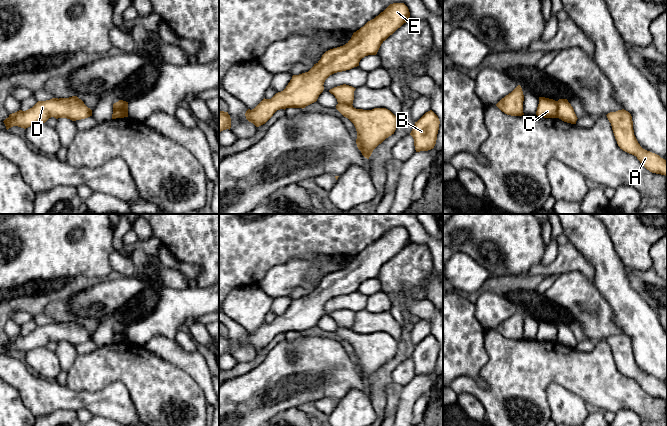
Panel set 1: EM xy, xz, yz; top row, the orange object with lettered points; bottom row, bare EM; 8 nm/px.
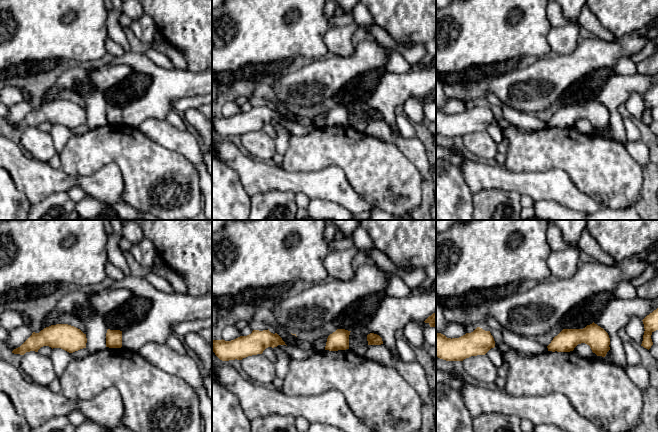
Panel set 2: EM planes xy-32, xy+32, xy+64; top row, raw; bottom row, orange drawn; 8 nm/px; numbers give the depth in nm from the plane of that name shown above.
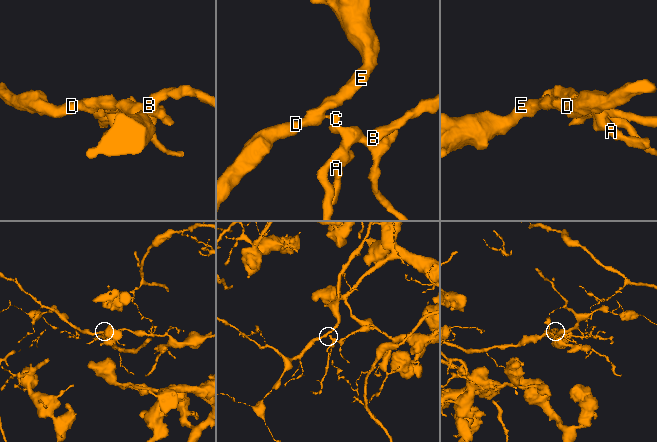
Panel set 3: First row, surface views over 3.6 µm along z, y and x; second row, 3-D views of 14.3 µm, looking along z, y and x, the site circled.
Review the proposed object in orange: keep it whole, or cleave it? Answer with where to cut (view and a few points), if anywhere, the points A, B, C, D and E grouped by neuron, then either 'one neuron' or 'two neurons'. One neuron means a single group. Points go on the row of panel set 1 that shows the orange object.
cut in yz along (556, 101), (557, 117); A B / C D E; two neurons

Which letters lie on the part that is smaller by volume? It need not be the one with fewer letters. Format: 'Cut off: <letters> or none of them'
Cut off: C, D, E

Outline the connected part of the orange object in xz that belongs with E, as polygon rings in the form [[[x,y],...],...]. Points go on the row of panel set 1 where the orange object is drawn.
[[[404,3],[390,4],[374,19],[353,33],[343,46],[326,51],[305,73],[293,75],[286,88],[271,99],[263,99],[254,109],[248,109],[246,119],[256,127],[265,124],[280,109],[305,108],[317,101],[325,80],[332,74],[359,66],[362,58],[376,55],[381,44],[410,17]]]

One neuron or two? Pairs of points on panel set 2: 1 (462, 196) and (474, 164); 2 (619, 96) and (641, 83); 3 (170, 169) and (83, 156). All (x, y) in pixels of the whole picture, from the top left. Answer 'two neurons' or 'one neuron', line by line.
1: two neurons
2: one neuron
3: one neuron

